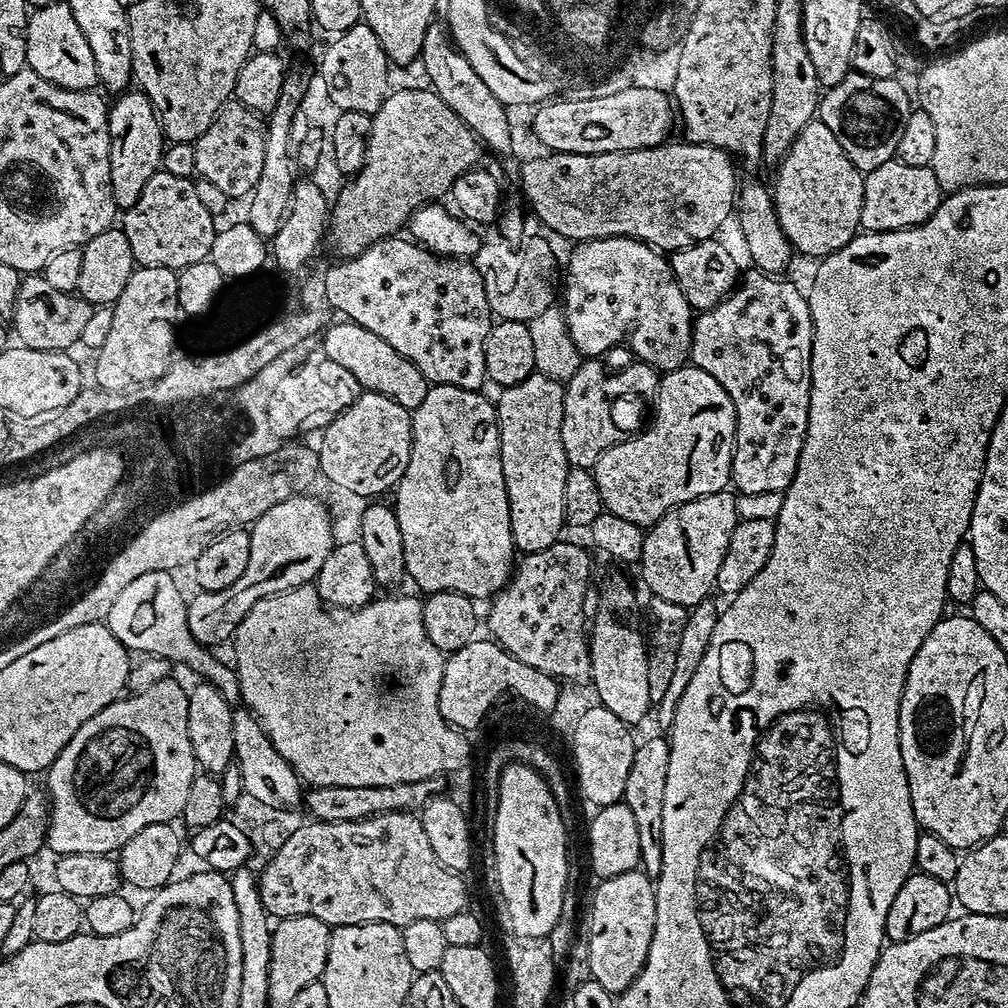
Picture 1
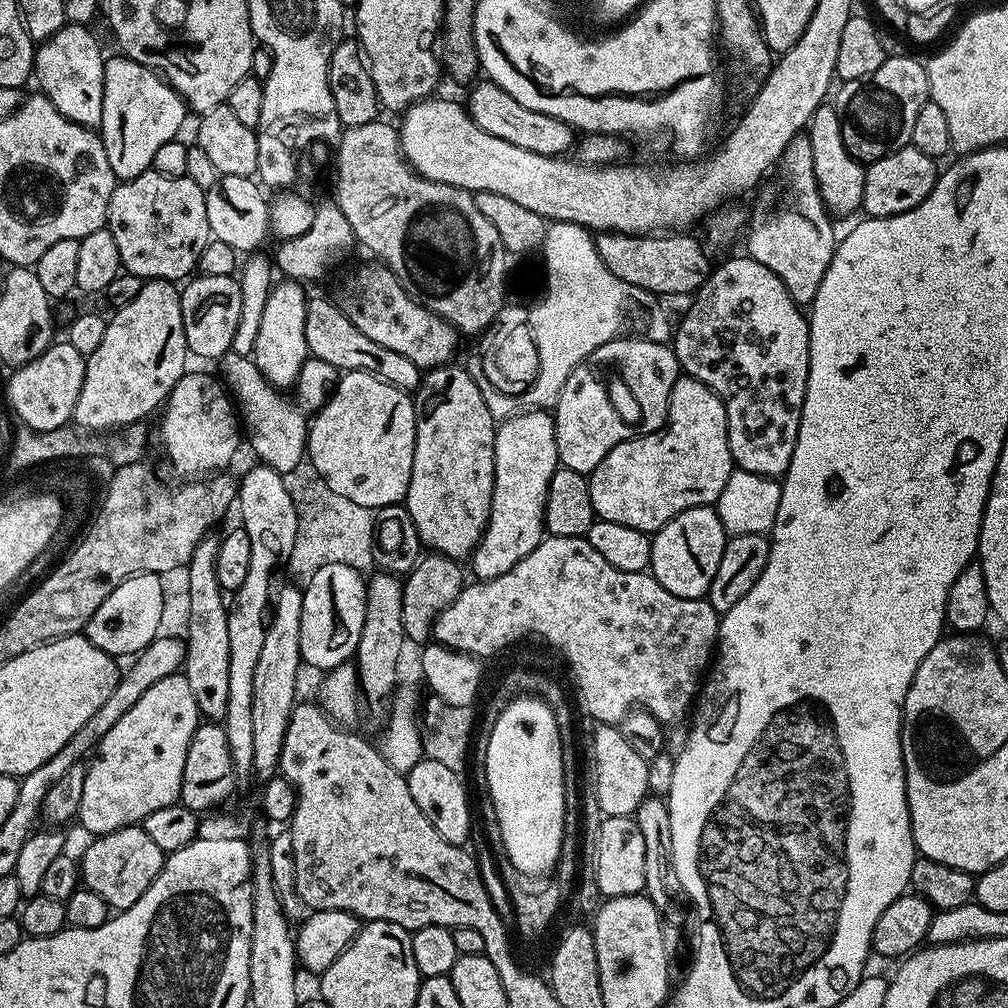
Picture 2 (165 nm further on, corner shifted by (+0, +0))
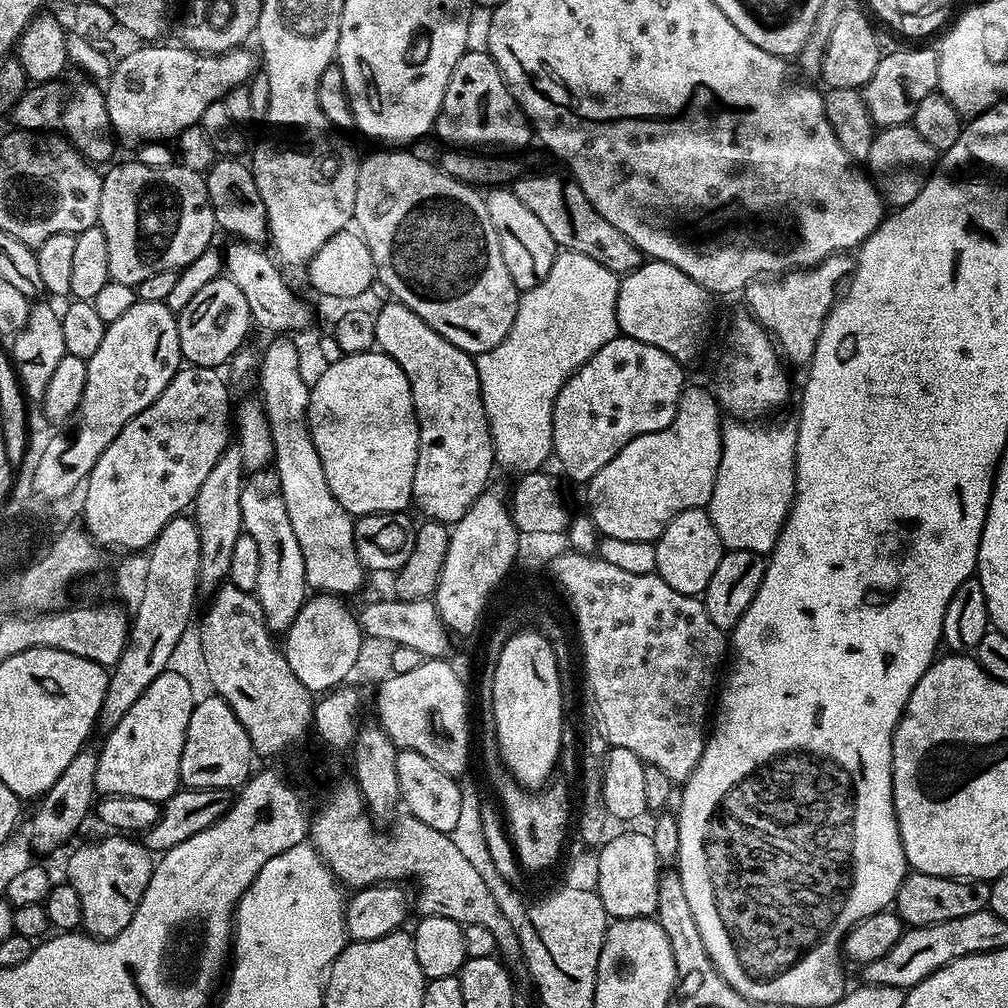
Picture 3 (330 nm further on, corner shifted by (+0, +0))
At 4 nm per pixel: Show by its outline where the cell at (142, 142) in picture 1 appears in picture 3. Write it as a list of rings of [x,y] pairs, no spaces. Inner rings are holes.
[[[143,46],[129,57],[122,57],[113,67],[106,80],[106,106],[110,110],[112,130],[121,141],[135,142],[168,142],[179,137],[187,128],[195,128],[202,118],[202,110],[210,106],[210,102],[224,99],[230,90],[247,85],[258,68],[258,60],[251,56],[247,47],[232,48],[229,52],[213,52],[205,54],[192,48],[175,46],[176,48],[156,48],[160,46]]]

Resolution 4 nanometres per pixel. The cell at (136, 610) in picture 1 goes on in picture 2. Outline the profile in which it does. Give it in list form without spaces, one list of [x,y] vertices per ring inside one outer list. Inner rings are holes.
[[[138,572],[123,580],[110,594],[110,598],[106,598],[106,602],[94,610],[94,618],[90,618],[83,635],[94,642],[98,650],[109,652],[114,658],[135,657],[161,631],[160,623],[164,620],[164,584],[160,580],[163,579],[155,572]]]

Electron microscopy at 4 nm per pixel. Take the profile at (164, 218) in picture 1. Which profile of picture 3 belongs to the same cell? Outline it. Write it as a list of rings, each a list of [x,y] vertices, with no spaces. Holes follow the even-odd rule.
[[[139,162],[115,164],[102,176],[102,202],[98,221],[102,234],[106,234],[110,261],[109,280],[135,286],[142,282],[142,278],[150,278],[150,274],[185,268],[194,262],[194,258],[198,258],[198,254],[209,248],[213,243],[212,235],[217,234],[218,227],[208,197],[207,182],[201,173],[190,170],[179,162],[170,163],[165,168],[146,166]]]

